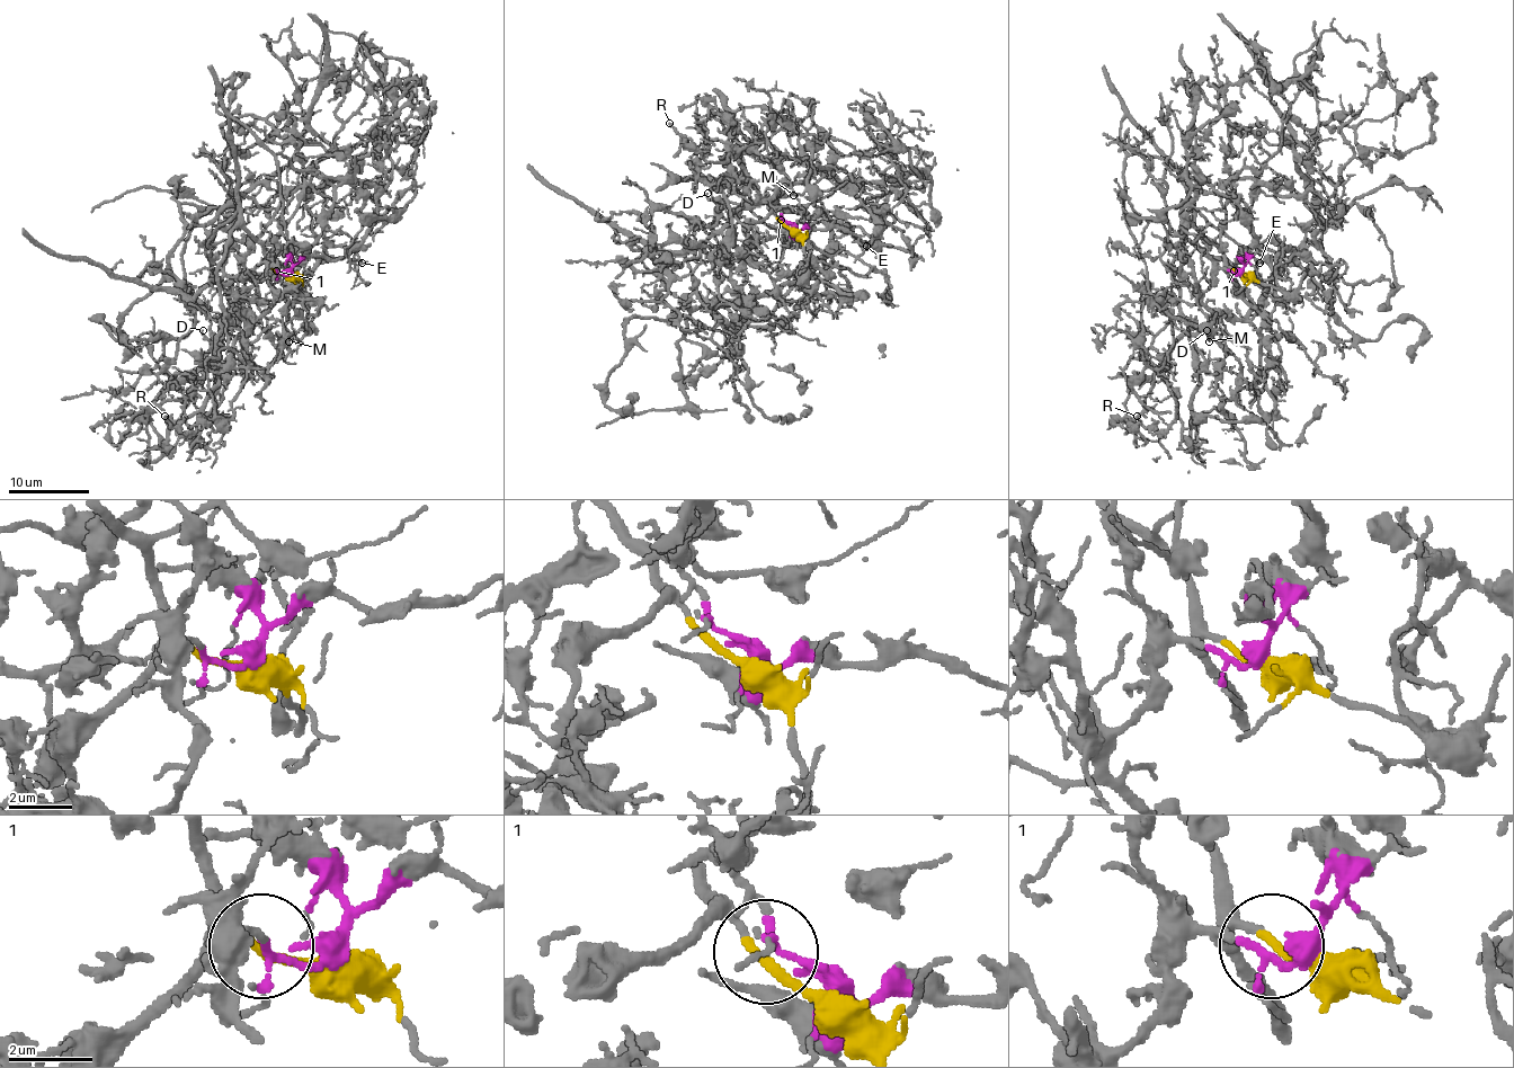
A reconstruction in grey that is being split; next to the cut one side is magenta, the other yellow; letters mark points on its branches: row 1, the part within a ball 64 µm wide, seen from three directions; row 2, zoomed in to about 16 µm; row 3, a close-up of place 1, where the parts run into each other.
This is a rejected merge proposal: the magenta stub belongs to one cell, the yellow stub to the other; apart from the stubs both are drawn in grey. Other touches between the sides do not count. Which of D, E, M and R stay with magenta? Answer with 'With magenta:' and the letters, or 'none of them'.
With magenta: D, E, R

